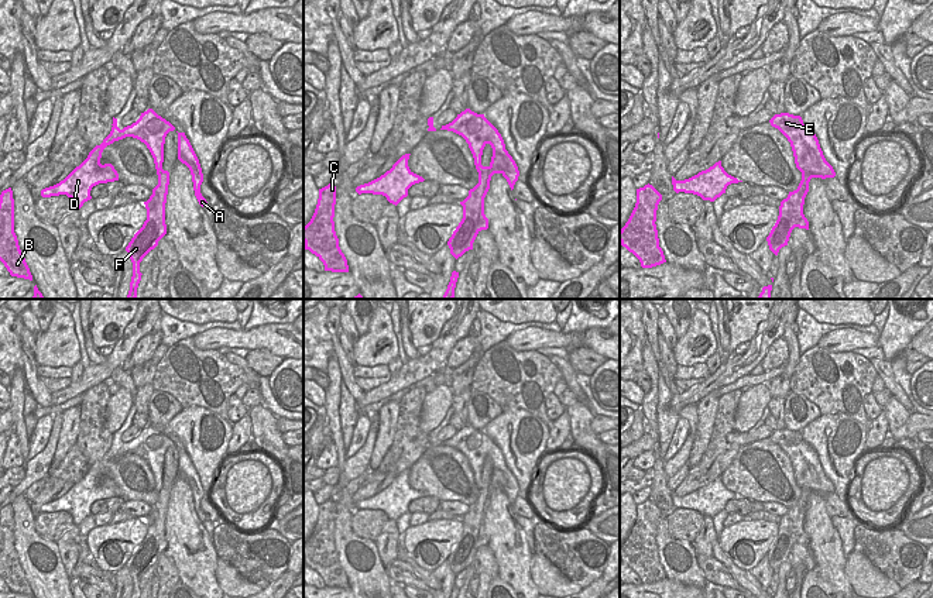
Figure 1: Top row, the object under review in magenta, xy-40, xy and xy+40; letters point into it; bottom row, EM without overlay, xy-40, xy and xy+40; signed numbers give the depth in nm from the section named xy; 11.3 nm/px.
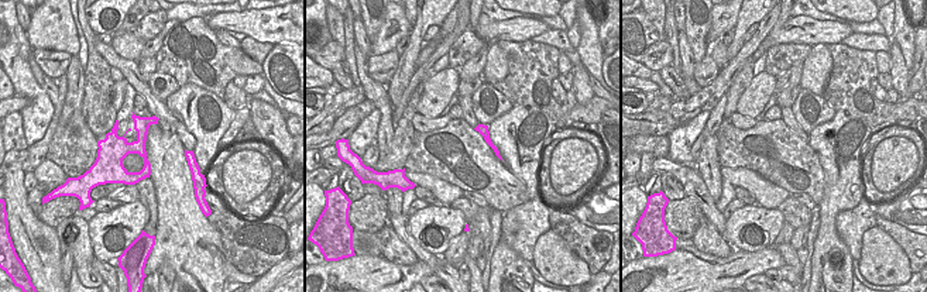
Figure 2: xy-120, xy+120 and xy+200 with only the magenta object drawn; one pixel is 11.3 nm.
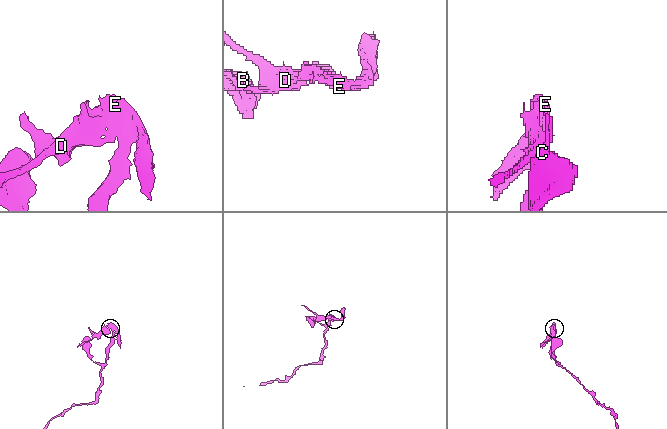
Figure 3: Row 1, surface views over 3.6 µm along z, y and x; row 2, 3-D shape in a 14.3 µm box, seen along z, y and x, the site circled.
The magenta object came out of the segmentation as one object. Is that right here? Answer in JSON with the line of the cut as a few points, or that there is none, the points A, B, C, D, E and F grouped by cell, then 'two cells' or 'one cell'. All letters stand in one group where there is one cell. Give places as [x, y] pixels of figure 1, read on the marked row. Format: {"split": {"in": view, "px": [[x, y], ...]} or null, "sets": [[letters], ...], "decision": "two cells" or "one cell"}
{"split": {"in": "xy", "px": [[493, 169], [479, 174]]}, "sets": [["A", "D", "E"], ["B", "C", "F"]], "decision": "two cells"}

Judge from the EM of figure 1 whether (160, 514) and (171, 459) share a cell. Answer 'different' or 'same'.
same

